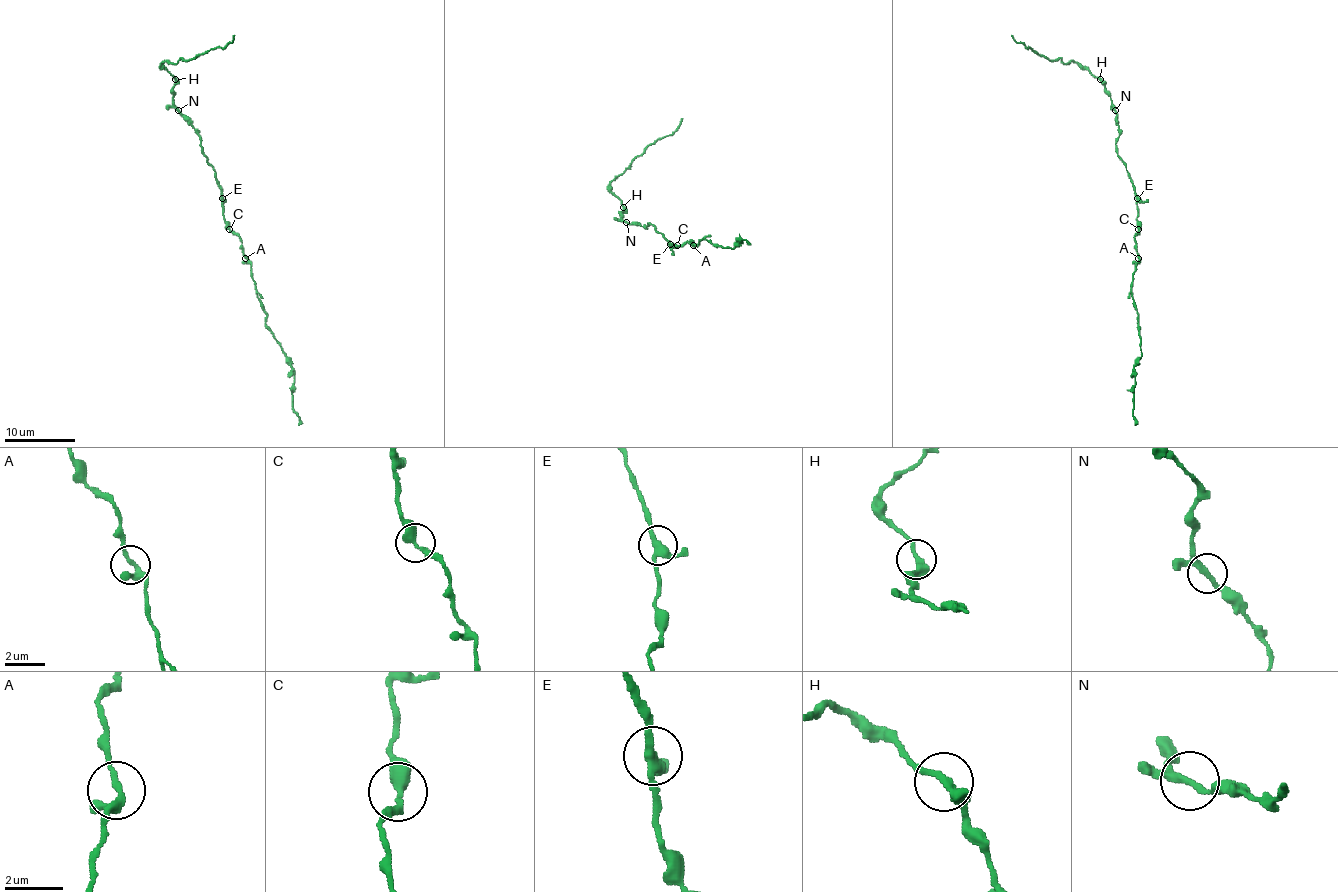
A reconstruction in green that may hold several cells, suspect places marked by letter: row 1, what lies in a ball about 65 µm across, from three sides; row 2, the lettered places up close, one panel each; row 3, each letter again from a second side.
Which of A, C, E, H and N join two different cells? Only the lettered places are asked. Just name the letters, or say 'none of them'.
none of them

